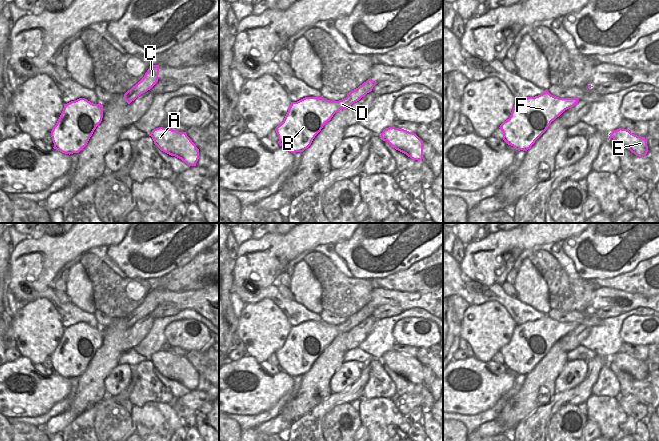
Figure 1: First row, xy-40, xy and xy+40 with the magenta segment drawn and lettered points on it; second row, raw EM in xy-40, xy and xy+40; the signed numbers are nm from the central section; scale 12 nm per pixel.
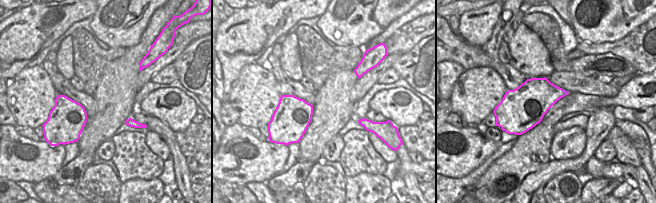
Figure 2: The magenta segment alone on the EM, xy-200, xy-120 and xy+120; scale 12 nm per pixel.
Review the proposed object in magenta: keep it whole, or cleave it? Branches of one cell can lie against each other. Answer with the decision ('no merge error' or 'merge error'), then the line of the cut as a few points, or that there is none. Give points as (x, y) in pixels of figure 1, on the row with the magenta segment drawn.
no merge error; cut none

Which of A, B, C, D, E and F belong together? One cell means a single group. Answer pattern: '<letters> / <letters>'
A B C D E F

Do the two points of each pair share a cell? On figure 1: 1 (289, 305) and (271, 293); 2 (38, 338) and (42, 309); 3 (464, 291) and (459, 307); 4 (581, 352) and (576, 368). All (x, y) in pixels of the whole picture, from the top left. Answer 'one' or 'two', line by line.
1: one
2: one
3: two
4: two

